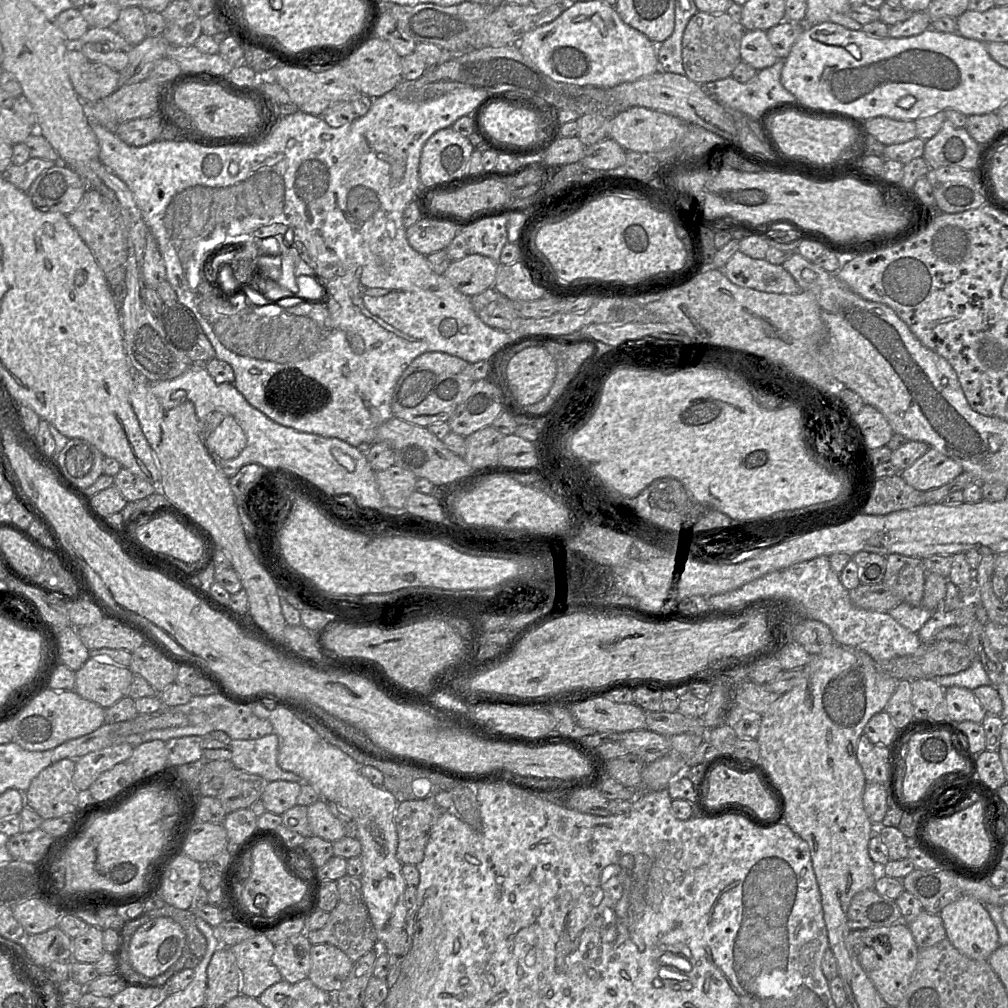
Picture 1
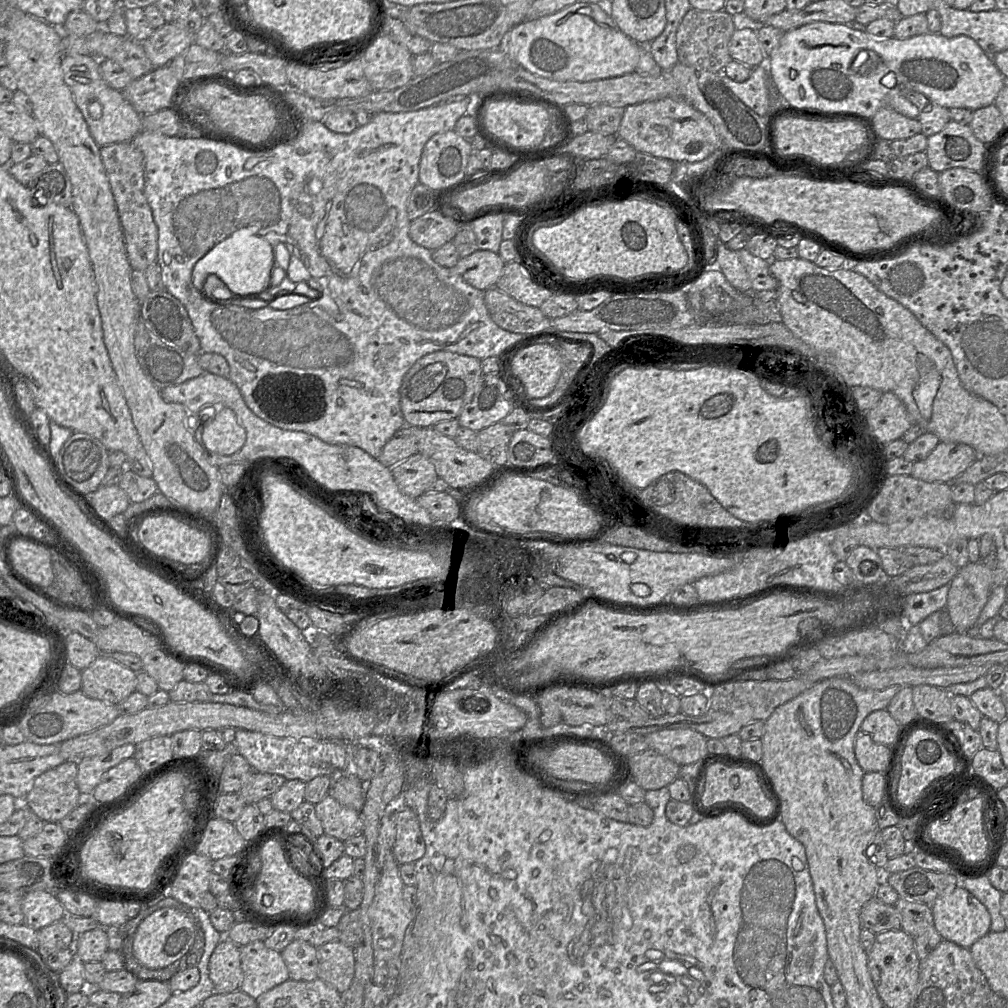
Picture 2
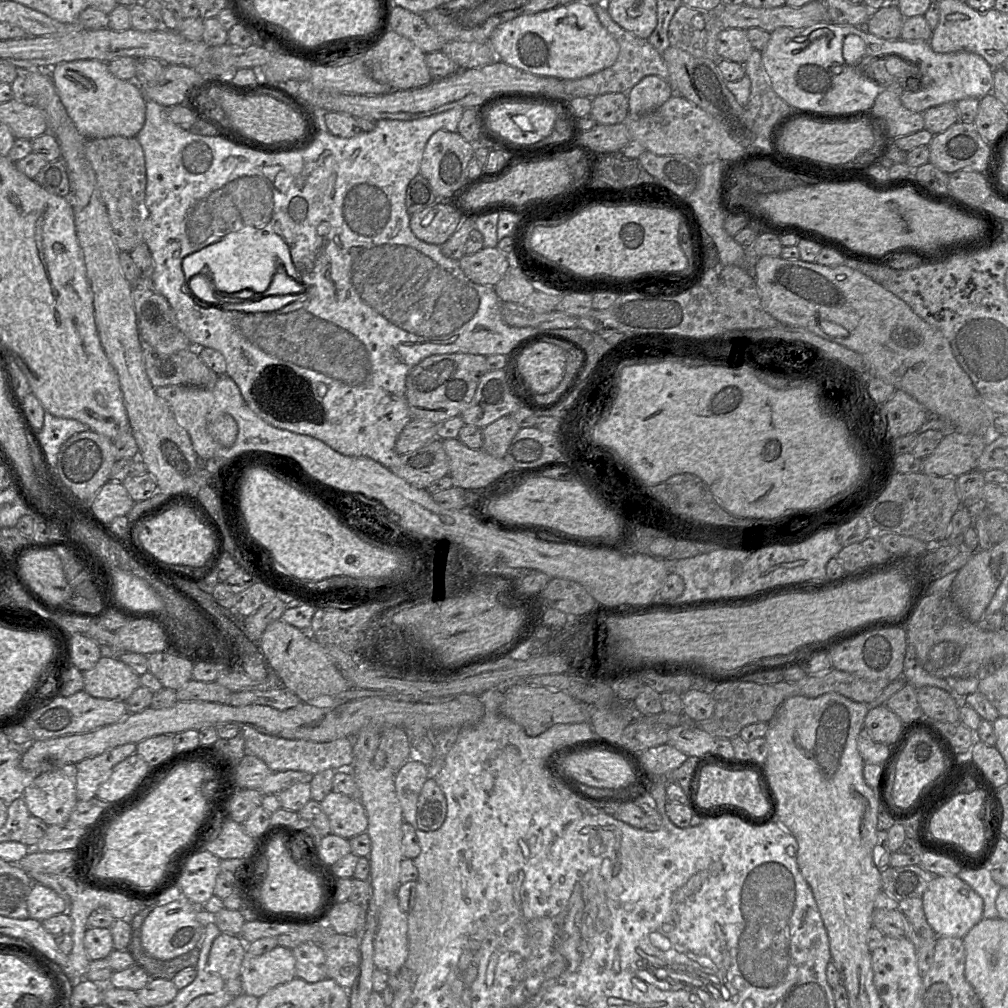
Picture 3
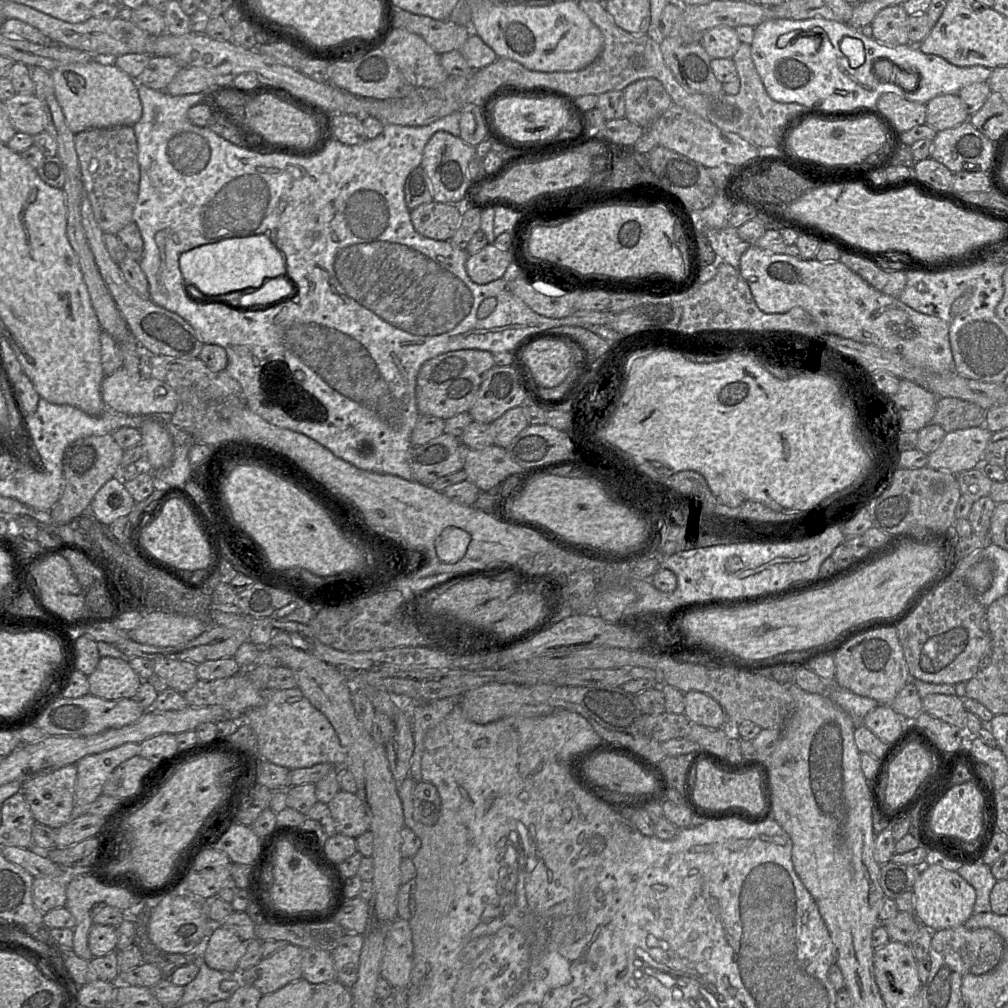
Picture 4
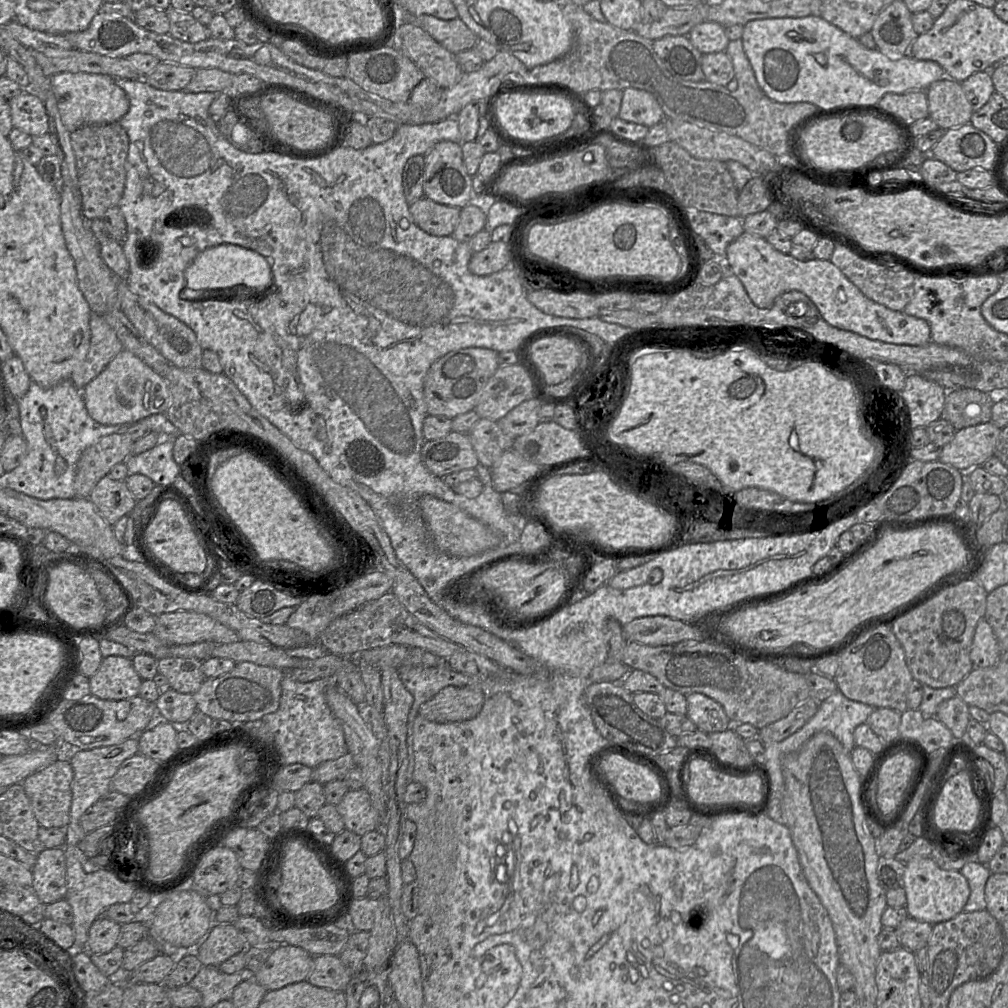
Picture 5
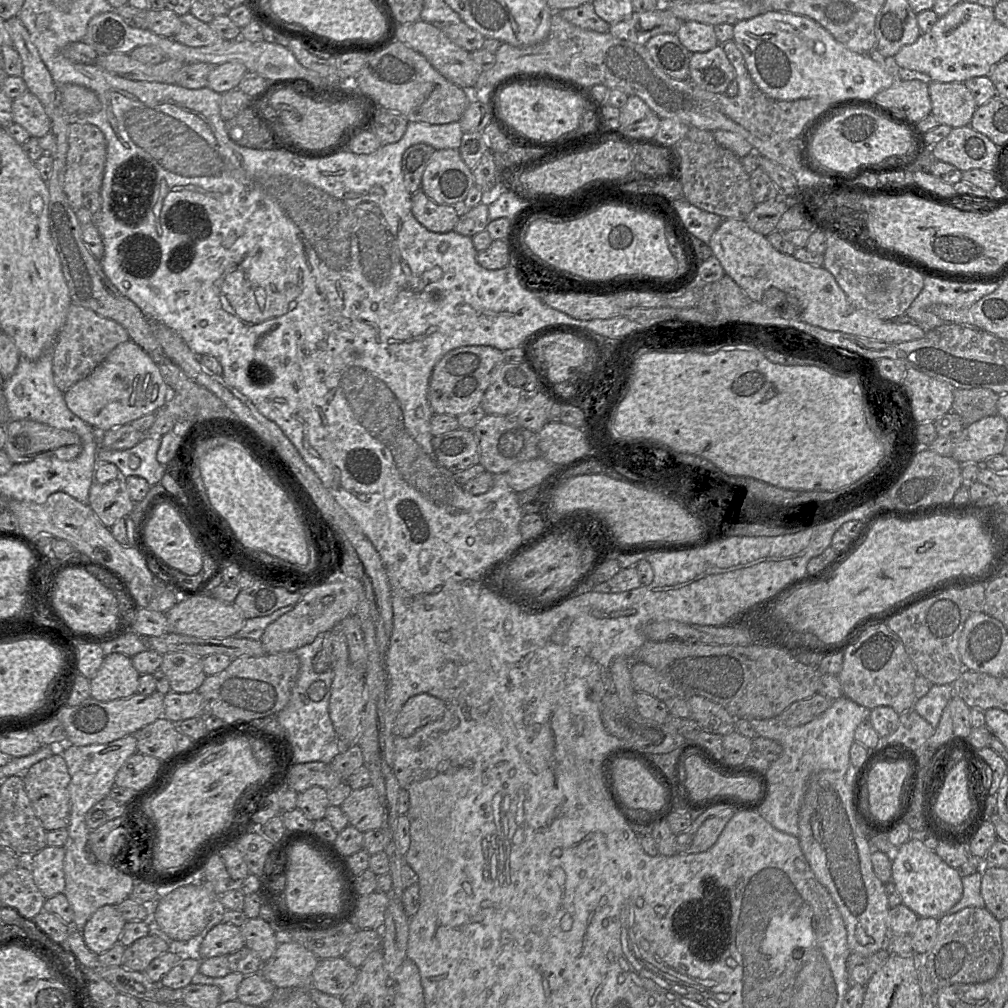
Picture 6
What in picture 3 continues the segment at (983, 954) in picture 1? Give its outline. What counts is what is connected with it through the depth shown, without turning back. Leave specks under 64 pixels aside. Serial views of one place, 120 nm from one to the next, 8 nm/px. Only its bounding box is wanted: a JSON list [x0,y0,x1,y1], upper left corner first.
[921,875,983,938]

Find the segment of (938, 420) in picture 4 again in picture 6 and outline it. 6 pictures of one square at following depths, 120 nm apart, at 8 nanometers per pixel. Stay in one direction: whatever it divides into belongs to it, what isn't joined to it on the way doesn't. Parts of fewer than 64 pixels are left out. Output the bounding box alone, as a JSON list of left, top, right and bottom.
[951,388,999,427]

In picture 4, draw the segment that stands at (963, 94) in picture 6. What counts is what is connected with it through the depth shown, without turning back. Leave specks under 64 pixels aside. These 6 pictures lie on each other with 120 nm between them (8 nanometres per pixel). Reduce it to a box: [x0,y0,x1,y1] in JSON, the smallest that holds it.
[925,94,970,132]

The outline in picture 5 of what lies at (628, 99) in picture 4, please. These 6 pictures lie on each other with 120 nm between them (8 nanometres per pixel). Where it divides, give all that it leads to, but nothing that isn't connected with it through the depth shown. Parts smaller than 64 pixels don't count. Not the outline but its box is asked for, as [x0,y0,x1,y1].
[618,88,665,128]

